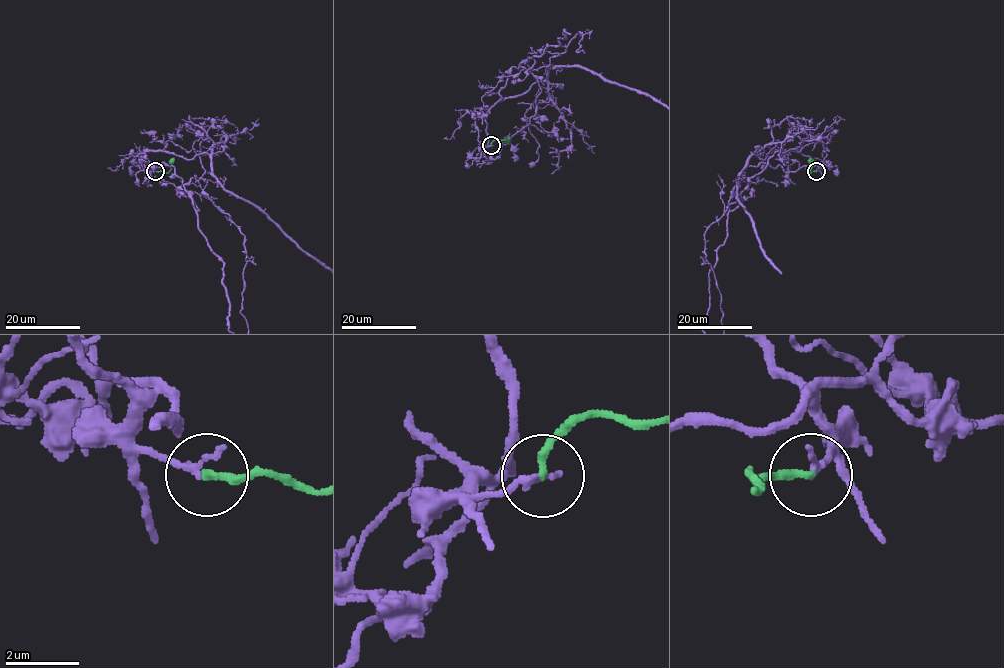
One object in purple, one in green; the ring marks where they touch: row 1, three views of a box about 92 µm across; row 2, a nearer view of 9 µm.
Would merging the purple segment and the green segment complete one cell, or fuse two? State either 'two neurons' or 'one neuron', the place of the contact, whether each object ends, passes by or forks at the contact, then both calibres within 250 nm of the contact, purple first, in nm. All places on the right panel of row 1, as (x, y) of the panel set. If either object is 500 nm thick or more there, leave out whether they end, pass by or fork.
two neurons | (816, 171) | purple ends | green ends | 220/200 nm

